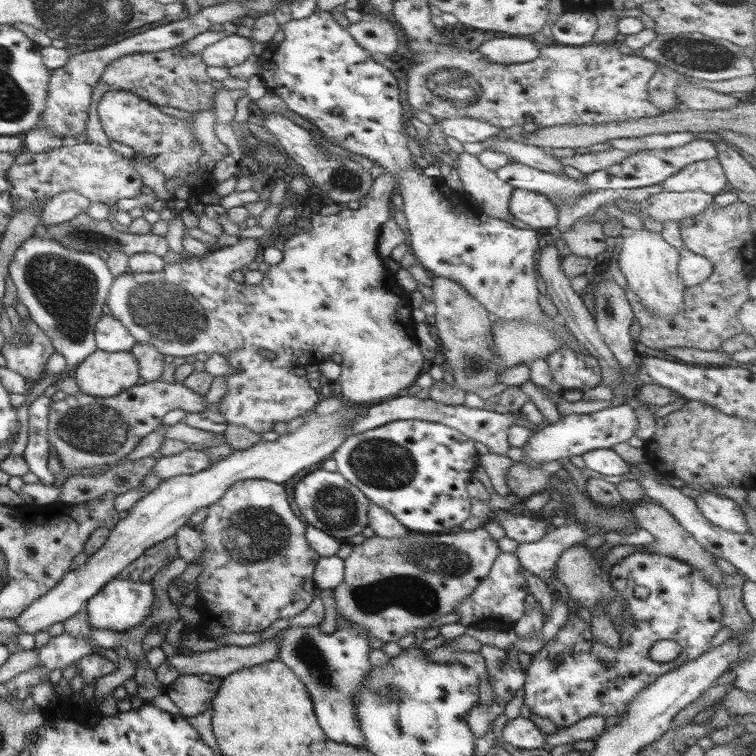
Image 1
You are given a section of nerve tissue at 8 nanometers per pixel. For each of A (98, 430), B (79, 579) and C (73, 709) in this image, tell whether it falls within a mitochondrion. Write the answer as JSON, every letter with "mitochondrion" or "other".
{"A":"mitochondrion","B":"other","C":"other"}

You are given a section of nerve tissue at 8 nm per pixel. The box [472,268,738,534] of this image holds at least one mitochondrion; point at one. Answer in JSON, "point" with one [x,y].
{"point":[608,306]}

